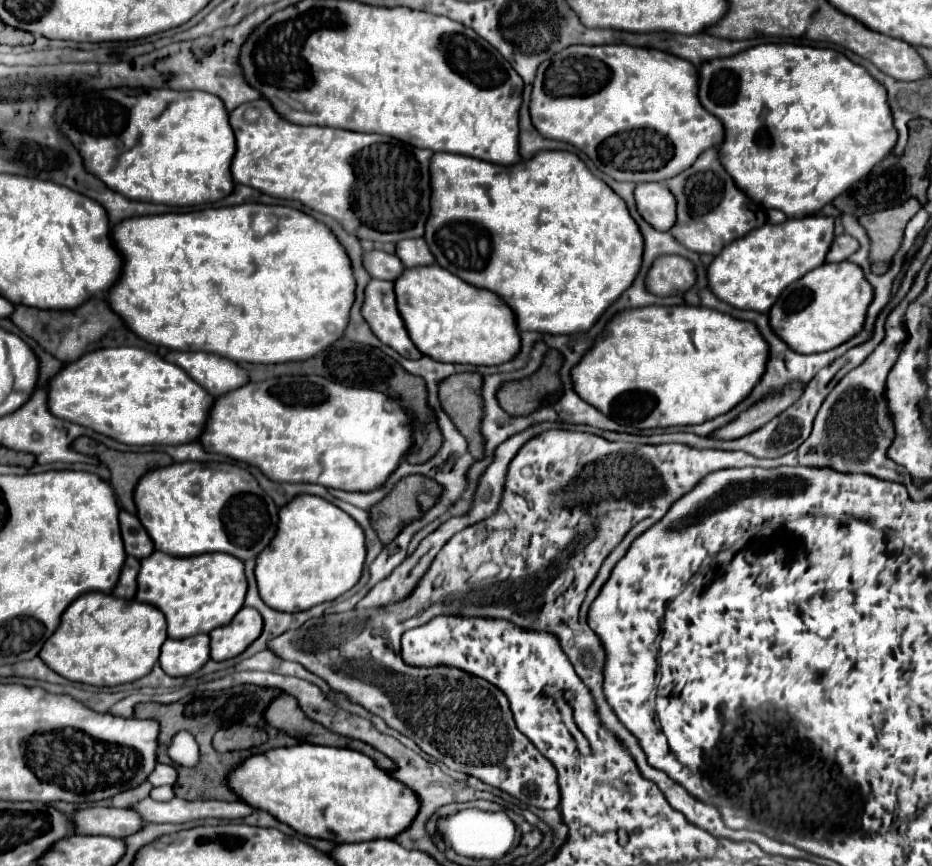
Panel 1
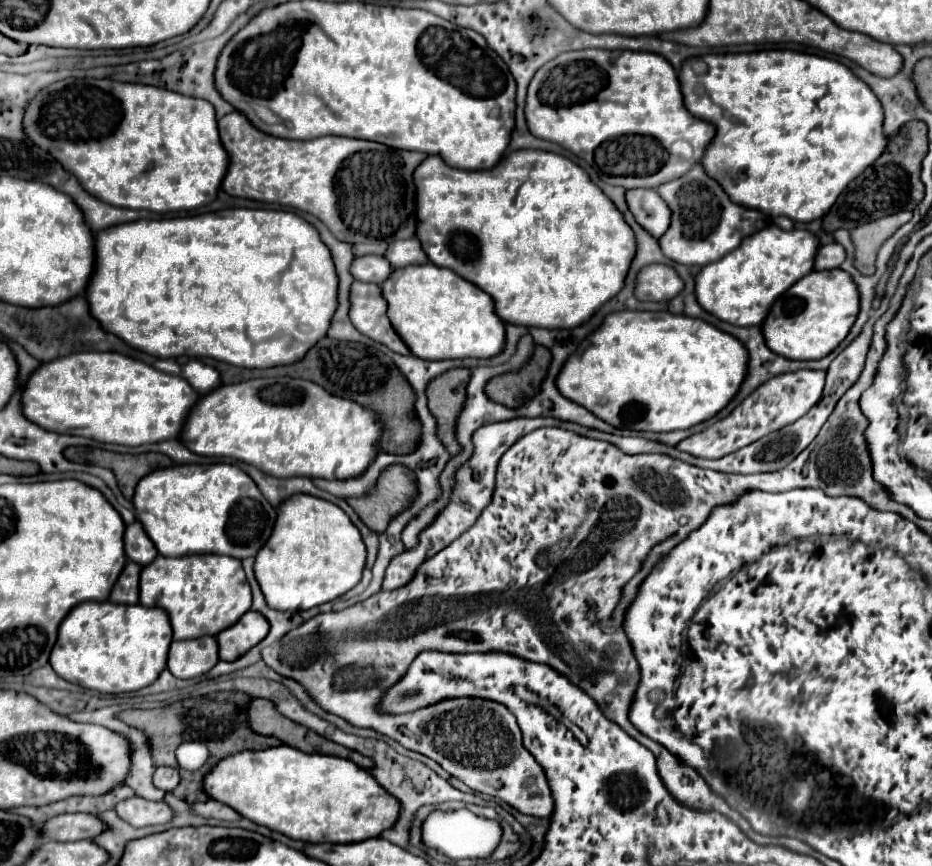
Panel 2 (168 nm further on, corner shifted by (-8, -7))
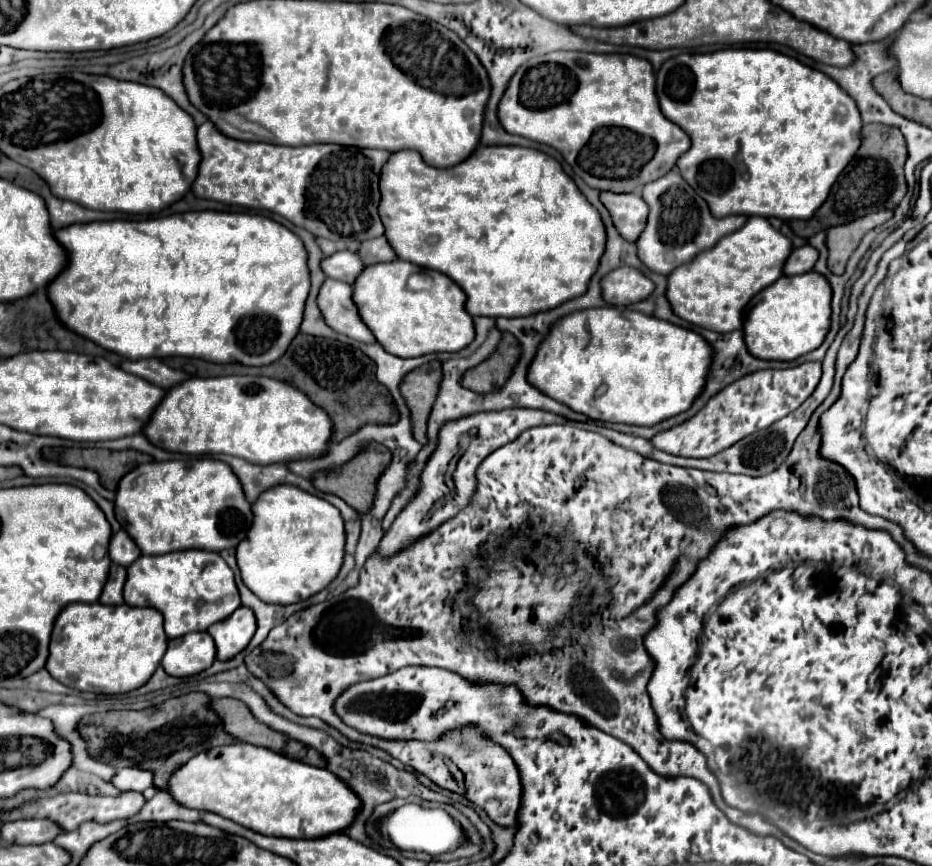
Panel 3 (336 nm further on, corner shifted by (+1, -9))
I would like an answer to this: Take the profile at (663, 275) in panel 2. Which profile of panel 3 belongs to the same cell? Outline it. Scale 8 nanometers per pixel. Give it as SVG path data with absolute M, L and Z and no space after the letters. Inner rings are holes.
M619 267L601 279L601 297L607 305L625 307L645 299L653 291L653 283L633 267Z

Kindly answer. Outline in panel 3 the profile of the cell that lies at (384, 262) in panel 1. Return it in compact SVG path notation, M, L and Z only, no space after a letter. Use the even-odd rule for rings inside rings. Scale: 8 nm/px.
M337 251L321 261L321 271L331 279L341 279L345 283L353 283L357 275L365 269L361 259L351 251Z

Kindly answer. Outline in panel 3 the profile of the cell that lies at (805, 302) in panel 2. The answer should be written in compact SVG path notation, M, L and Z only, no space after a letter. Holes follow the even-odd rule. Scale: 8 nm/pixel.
M815 271L795 277L781 277L757 293L747 307L743 335L747 351L767 361L793 361L821 345L831 325L831 287Z

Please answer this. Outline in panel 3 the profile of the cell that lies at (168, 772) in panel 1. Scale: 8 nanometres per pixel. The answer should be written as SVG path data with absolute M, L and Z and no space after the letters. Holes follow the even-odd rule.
M119 769L111 783L119 791L145 791L147 787L153 787L153 775L143 769Z

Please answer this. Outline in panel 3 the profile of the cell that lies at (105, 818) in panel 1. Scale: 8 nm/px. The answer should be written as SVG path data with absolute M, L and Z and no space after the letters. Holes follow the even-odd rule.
M21 819L1 827L1 839L15 845L41 845L53 841L61 829L49 819Z

